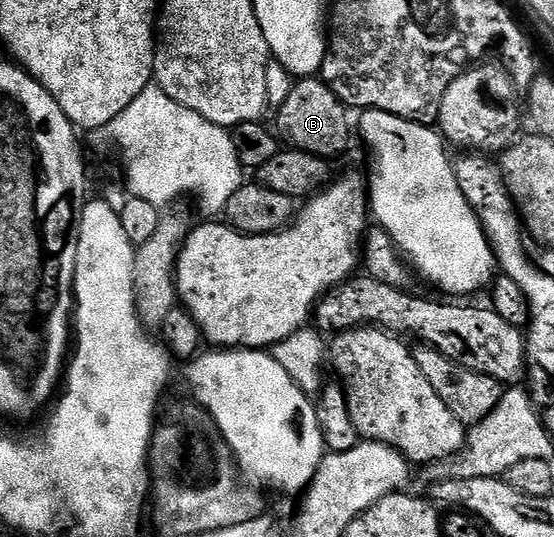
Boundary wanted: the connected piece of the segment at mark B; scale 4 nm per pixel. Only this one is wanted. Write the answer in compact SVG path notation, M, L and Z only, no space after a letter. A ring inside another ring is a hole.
M310 76L294 83L290 96L287 96L287 100L276 111L276 129L285 130L290 147L319 155L326 160L334 160L349 144L347 113L348 107L335 96L330 86L320 77Z

